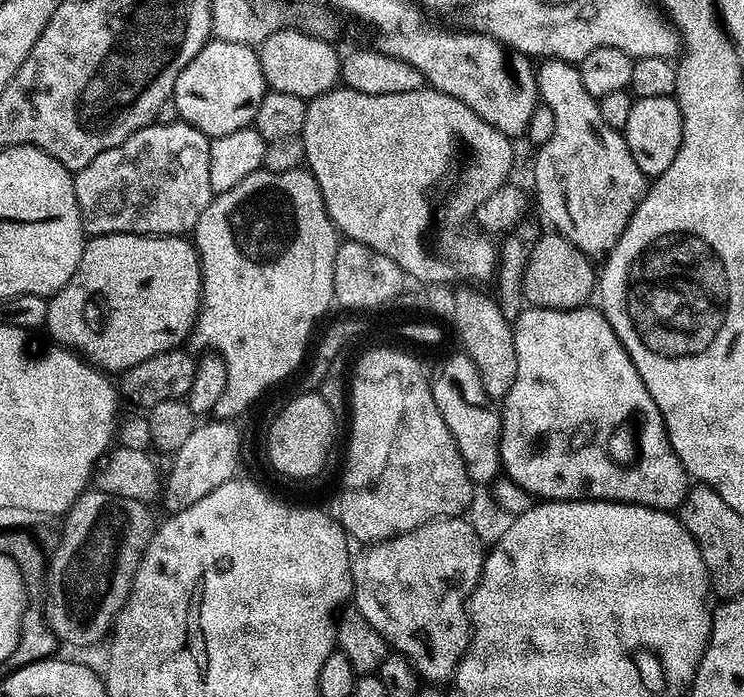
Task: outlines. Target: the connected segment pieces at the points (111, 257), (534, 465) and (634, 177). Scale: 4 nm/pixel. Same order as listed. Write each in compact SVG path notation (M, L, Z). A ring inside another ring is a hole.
M106 234L105 236L91 237L84 245L82 262L78 262L78 270L48 300L48 323L46 332L53 336L57 345L71 348L83 359L91 362L95 367L108 374L123 374L138 366L138 362L146 362L146 358L154 358L159 352L170 352L181 347L180 344L189 335L193 335L196 321L200 318L200 306L204 295L204 279L200 277L200 257L197 256L195 247L187 244L184 236L139 236L138 234Z
M528 306L512 324L512 332L514 333L514 350L518 358L518 374L514 374L514 386L510 386L510 390L504 395L500 412L500 467L503 475L509 476L515 484L522 486L522 490L529 492L533 498L539 498L544 502L550 500L610 500L621 504L641 504L643 508L679 509L690 487L688 471L682 466L678 454L674 454L670 446L664 419L658 406L654 406L654 398L650 398L650 390L646 390L646 382L642 382L630 354L622 346L618 334L614 334L610 322L604 317L599 307L585 306L570 310L550 310Z
M545 60L539 65L536 74L536 87L538 96L543 103L550 106L550 110L554 110L554 135L551 136L550 142L539 145L536 156L536 165L532 168L532 176L536 179L536 196L534 192L534 200L540 203L540 212L546 219L552 223L551 227L560 235L565 236L570 242L574 242L574 246L578 246L580 250L593 258L603 258L607 256L608 251L618 242L618 238L622 238L622 230L626 230L626 226L630 222L630 218L634 214L634 210L639 206L640 199L646 191L646 178L642 174L642 170L638 170L634 158L630 155L630 146L626 146L624 141L624 133L621 129L606 126L606 121L602 118L602 110L600 109L600 101L597 97L592 96L586 86L582 86L582 78L580 77L580 69L577 65L567 64L564 60Z

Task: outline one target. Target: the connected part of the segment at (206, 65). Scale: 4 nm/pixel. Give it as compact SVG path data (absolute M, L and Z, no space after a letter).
M209 39L202 50L178 74L171 103L185 124L192 124L210 138L234 134L234 130L249 127L262 106L266 91L260 57L255 47L225 40Z

